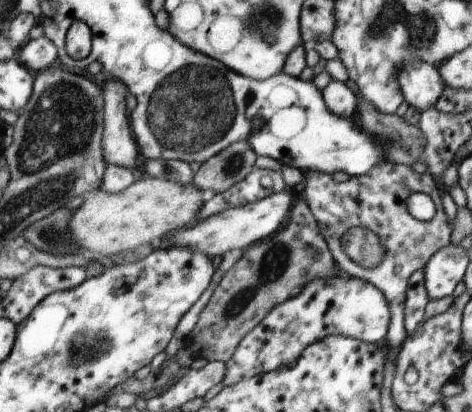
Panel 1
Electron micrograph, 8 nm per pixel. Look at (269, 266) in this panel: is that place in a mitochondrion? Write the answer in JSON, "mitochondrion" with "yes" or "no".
{"mitochondrion":"yes"}

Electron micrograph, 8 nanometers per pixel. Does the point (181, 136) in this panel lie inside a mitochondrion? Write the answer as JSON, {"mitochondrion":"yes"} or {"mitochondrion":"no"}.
{"mitochondrion":"yes"}

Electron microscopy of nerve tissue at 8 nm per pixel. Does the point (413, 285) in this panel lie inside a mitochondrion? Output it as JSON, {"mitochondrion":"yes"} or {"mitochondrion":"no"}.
{"mitochondrion":"no"}

